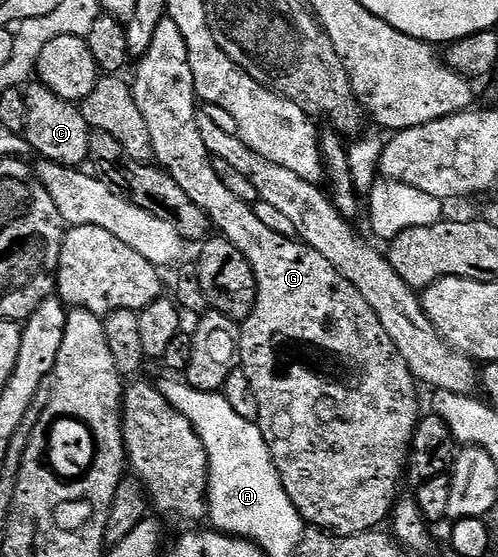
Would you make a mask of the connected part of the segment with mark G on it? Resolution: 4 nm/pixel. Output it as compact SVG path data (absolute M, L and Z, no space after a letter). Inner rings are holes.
M165 17L161 20L161 24L157 24L157 32L153 35L153 44L149 44L149 52L145 52L142 58L134 63L134 66L135 78L133 77L131 82L131 91L137 100L137 108L141 108L141 116L145 116L149 137L153 140L154 161L162 166L169 176L173 176L173 180L177 180L181 192L185 192L185 196L189 196L189 200L193 200L193 204L197 204L197 208L201 208L201 212L209 216L212 227L222 237L228 238L233 248L238 248L241 256L245 256L245 260L249 260L253 268L253 276L257 280L257 300L253 312L241 323L238 365L245 372L245 376L249 376L249 384L253 384L253 396L257 396L257 408L259 409L257 425L265 436L265 440L271 444L271 455L275 461L275 467L281 476L281 484L285 484L285 492L289 492L289 500L293 500L293 508L297 508L297 512L303 517L308 527L326 530L340 539L351 538L355 534L365 534L382 527L379 525L382 522L384 525L390 519L395 503L401 497L399 485L403 482L403 473L406 475L409 470L411 441L421 417L418 390L420 387L417 385L413 372L410 371L409 364L405 362L405 357L389 338L388 332L385 332L385 328L381 326L376 312L373 312L373 308L365 302L365 297L361 296L357 288L345 280L344 276L341 276L338 270L333 268L324 256L321 256L321 253L314 251L303 241L281 236L267 225L261 224L260 220L257 220L252 203L237 200L237 196L233 196L233 192L229 192L229 188L221 184L221 176L217 176L211 153L205 148L201 140L201 132L195 123L197 95L193 68L189 68L189 48L185 48L185 36L181 36L181 28L177 28L177 24L173 24L171 18Z

